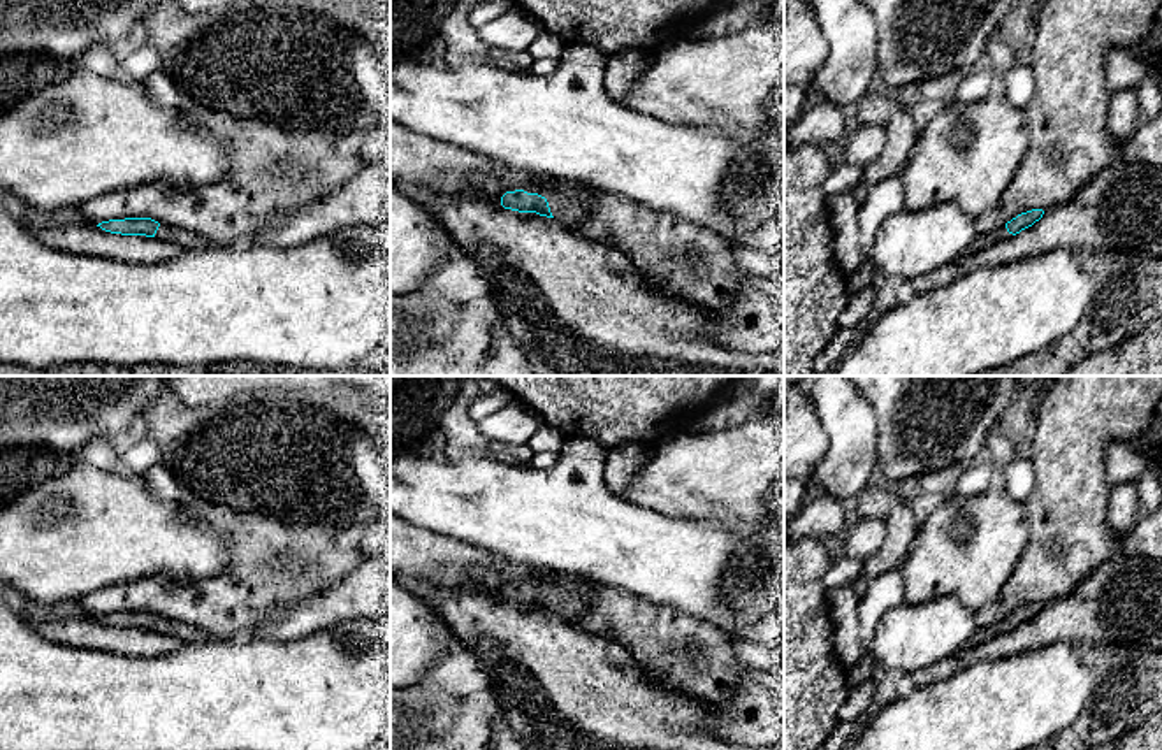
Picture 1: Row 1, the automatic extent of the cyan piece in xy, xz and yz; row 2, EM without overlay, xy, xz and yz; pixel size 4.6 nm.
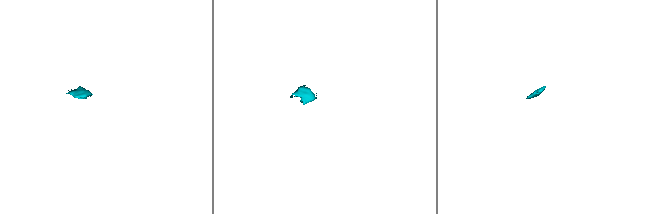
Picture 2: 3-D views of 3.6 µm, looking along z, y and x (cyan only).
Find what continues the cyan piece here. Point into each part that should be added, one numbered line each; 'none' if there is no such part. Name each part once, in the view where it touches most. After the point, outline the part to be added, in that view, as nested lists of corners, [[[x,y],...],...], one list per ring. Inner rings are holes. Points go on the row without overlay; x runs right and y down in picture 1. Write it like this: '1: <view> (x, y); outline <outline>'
1: xz (565, 598); outline [[[559,574],[557,581],[550,581],[547,578],[540,580],[526,580],[524,585],[538,587],[547,592],[550,606],[554,611],[561,613],[570,620],[578,620],[587,608],[585,595],[575,587],[575,580],[584,581],[585,585],[598,585],[580,576],[566,576]]]

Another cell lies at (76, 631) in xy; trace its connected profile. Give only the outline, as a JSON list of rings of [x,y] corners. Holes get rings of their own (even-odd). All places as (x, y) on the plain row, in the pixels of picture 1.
[[[69,617],[33,625],[46,639],[74,648],[116,652],[132,657],[167,655],[185,643],[146,629],[121,629],[97,618]]]

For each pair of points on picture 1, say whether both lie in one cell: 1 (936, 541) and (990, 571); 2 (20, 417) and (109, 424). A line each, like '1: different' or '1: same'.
1: same
2: same

